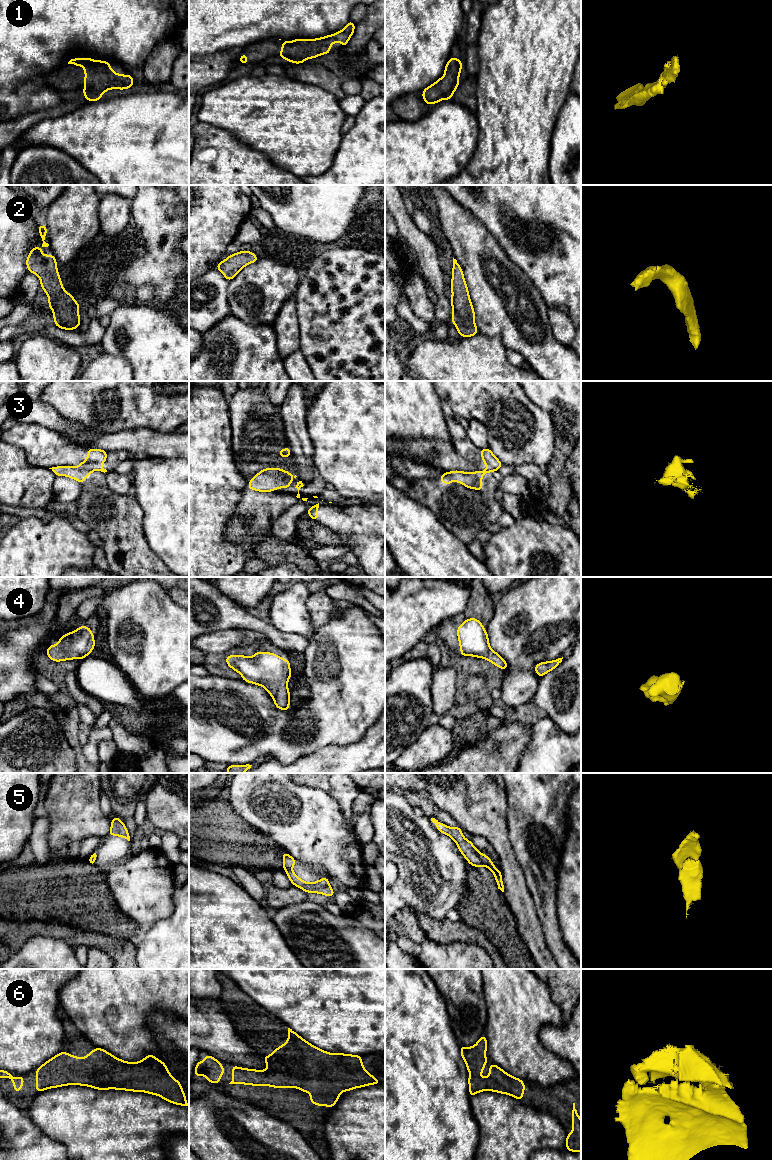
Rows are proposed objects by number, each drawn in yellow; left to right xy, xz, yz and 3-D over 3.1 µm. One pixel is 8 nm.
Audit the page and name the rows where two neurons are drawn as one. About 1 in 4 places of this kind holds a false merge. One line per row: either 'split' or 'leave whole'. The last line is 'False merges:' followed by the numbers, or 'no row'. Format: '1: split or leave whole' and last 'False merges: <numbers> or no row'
1: leave whole
2: leave whole
3: split
4: leave whole
5: leave whole
6: leave whole
False merges: 3

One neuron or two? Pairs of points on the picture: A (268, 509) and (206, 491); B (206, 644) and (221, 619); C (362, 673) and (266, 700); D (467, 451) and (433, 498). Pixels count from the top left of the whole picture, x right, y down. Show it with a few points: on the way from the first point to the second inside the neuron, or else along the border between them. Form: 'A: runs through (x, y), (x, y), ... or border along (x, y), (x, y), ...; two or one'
A: border along (247, 488), (242, 493), (235, 514), (229, 522); two
B: border along (237, 628), (215, 630), (199, 636); two
C: runs through (337, 698), (314, 721), (287, 721); one
D: border along (477, 470), (452, 470), (445, 472); two

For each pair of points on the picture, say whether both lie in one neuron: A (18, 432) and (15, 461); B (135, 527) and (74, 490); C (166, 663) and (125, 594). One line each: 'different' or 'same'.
A: different
B: different
C: same

